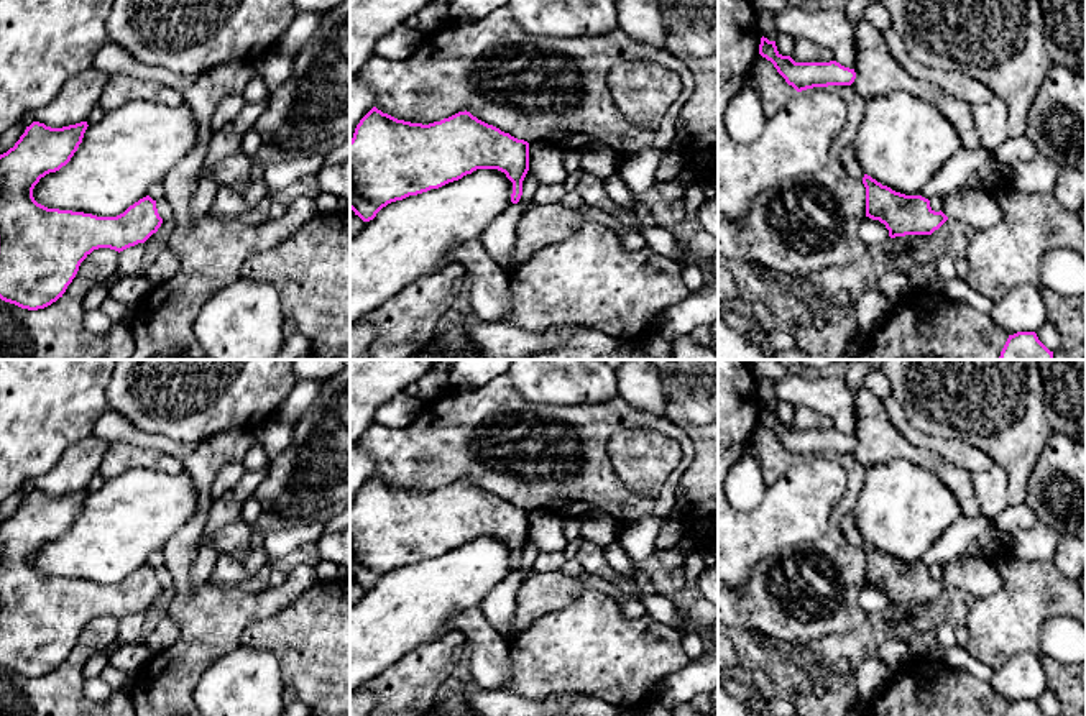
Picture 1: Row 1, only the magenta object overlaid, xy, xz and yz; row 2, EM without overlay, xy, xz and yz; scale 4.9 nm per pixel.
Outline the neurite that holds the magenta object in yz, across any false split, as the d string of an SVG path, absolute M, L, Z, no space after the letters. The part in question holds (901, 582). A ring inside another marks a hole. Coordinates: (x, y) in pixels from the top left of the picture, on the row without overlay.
M864 542L866 585L879 588L889 598L889 604L932 603L948 585L930 575L930 568L922 563L905 563L882 553Z

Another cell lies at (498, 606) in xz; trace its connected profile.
M511 571L503 583L499 583L481 603L480 611L485 614L486 621L501 636L508 634L508 626L511 624L516 609L516 591L519 585L534 573Z

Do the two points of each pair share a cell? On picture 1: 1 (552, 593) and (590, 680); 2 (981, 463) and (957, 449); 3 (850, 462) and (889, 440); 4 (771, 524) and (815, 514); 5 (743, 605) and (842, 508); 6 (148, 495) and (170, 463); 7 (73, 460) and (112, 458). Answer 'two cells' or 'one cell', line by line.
1: two cells
2: one cell
3: two cells
4: one cell
5: one cell
6: two cells
7: two cells

